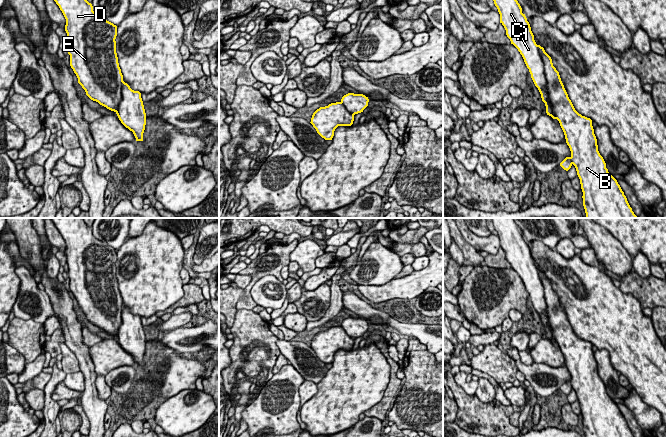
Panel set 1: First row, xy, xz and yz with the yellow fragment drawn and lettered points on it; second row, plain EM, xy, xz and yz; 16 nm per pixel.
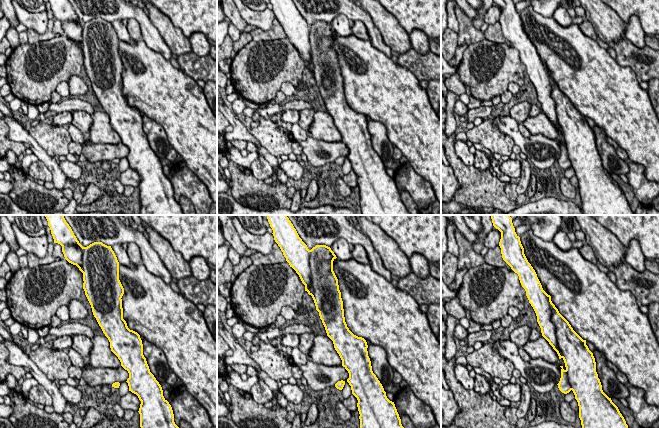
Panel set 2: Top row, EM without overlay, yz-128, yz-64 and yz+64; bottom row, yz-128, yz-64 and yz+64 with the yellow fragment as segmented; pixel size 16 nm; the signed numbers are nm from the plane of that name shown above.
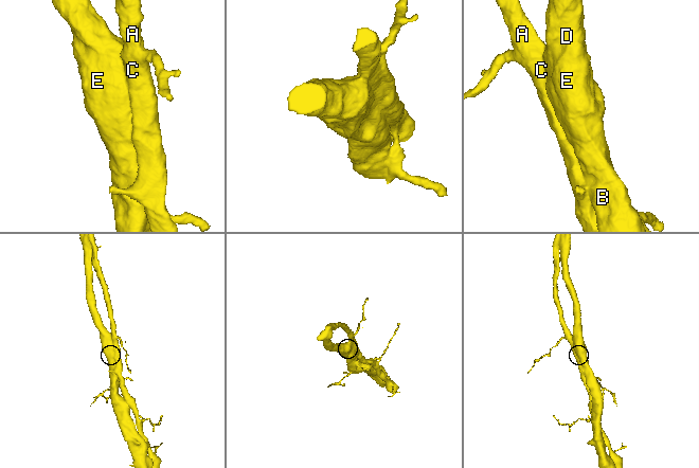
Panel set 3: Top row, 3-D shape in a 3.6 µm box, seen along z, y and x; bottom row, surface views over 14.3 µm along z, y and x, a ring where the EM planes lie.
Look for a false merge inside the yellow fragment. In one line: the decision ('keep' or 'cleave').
keep

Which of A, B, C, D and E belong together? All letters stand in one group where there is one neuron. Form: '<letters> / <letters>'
A B C D E

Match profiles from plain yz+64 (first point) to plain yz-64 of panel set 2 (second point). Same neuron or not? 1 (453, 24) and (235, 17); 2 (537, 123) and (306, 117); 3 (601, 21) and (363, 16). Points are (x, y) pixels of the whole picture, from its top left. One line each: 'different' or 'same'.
1: different
2: different
3: different

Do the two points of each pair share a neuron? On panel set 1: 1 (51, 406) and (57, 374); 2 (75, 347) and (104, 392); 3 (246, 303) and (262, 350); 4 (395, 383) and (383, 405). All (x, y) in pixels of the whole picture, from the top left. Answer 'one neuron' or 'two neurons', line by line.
1: one neuron
2: two neurons
3: two neurons
4: one neuron

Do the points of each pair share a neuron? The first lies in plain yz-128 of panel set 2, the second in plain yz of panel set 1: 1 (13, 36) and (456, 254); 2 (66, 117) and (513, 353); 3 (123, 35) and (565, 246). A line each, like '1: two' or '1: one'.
1: one
2: two
3: one

